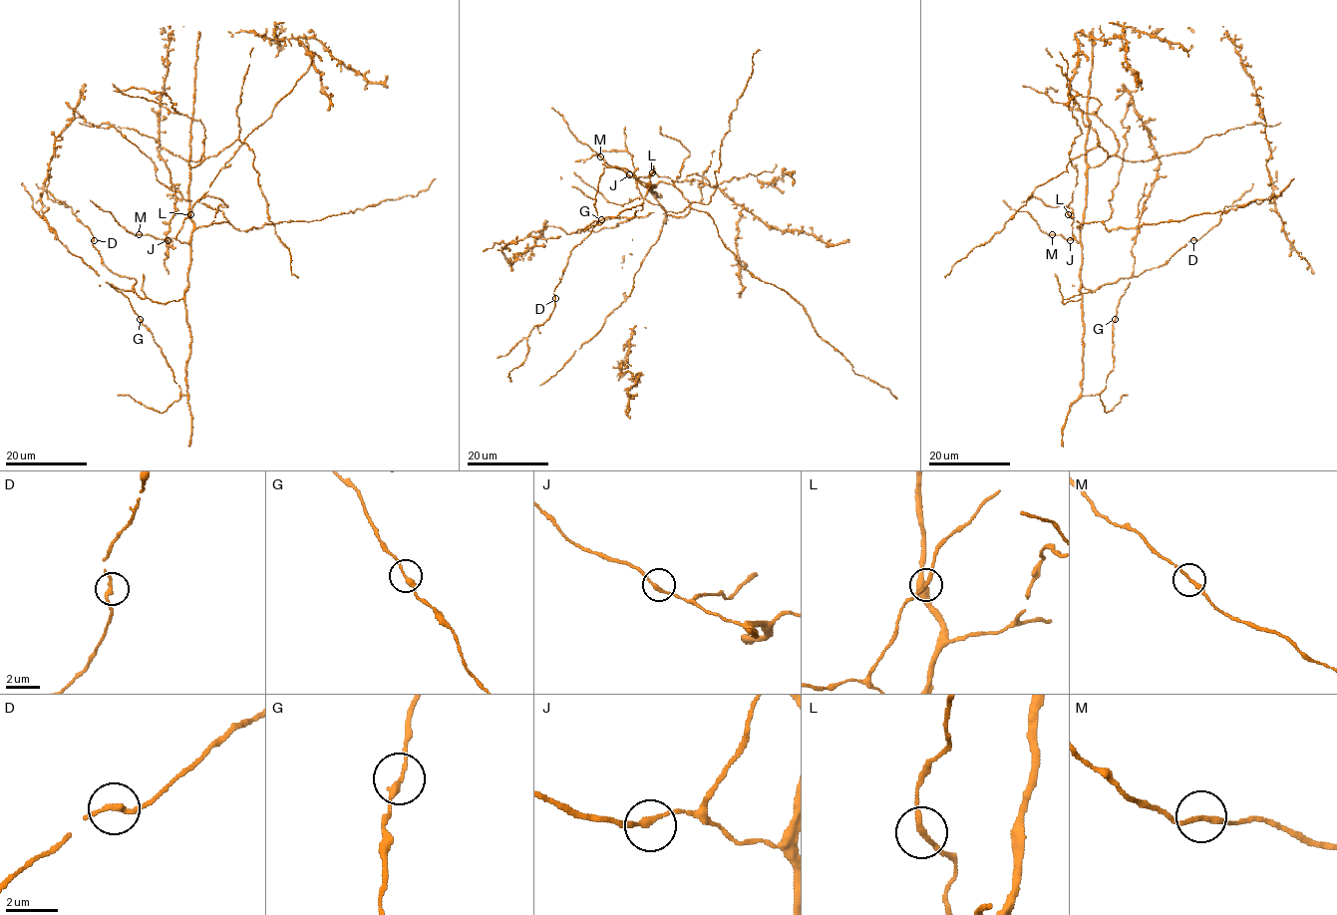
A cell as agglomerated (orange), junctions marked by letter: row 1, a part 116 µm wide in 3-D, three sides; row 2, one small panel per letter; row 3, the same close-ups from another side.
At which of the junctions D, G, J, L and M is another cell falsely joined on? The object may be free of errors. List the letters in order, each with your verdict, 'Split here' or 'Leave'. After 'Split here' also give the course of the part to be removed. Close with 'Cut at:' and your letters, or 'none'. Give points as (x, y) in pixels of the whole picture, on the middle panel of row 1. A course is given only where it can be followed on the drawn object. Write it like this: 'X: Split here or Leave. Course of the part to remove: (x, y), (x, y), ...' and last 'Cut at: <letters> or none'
D: Leave
G: Leave
J: Leave
L: Leave
M: Leave
Cut at: none

